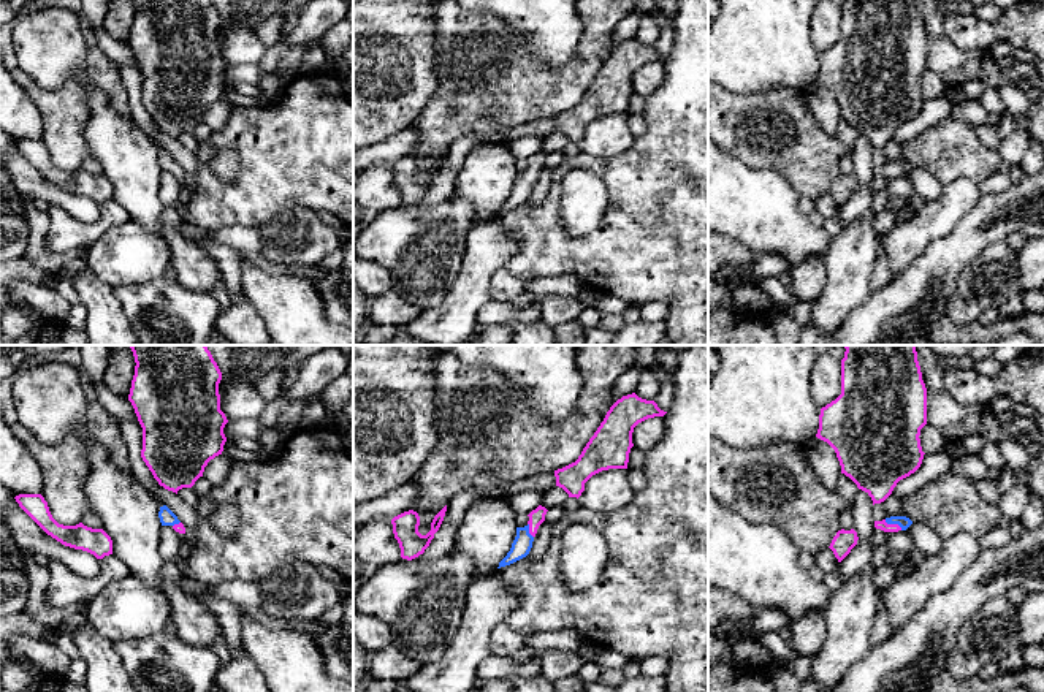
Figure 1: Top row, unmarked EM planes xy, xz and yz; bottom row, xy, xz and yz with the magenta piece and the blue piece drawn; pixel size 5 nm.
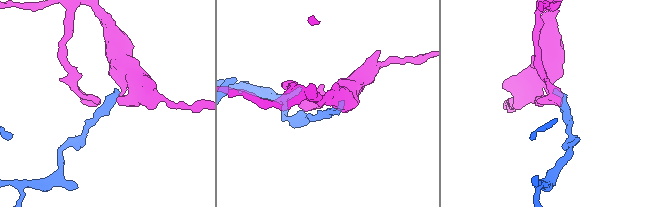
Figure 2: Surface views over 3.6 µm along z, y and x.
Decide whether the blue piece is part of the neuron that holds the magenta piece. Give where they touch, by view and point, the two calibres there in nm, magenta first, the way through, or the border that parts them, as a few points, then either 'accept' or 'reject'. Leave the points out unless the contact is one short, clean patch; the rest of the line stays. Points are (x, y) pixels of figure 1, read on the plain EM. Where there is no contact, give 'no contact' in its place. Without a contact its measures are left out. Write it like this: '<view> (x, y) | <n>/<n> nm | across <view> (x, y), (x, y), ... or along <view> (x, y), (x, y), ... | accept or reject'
yz (894, 170) | 50/60 nm | across yz (880, 170), (894, 170), (902, 167) | accept

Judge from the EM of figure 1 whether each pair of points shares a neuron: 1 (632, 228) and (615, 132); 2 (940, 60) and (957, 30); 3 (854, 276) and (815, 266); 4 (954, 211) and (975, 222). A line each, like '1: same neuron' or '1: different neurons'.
1: different neurons
2: different neurons
3: different neurons
4: different neurons

